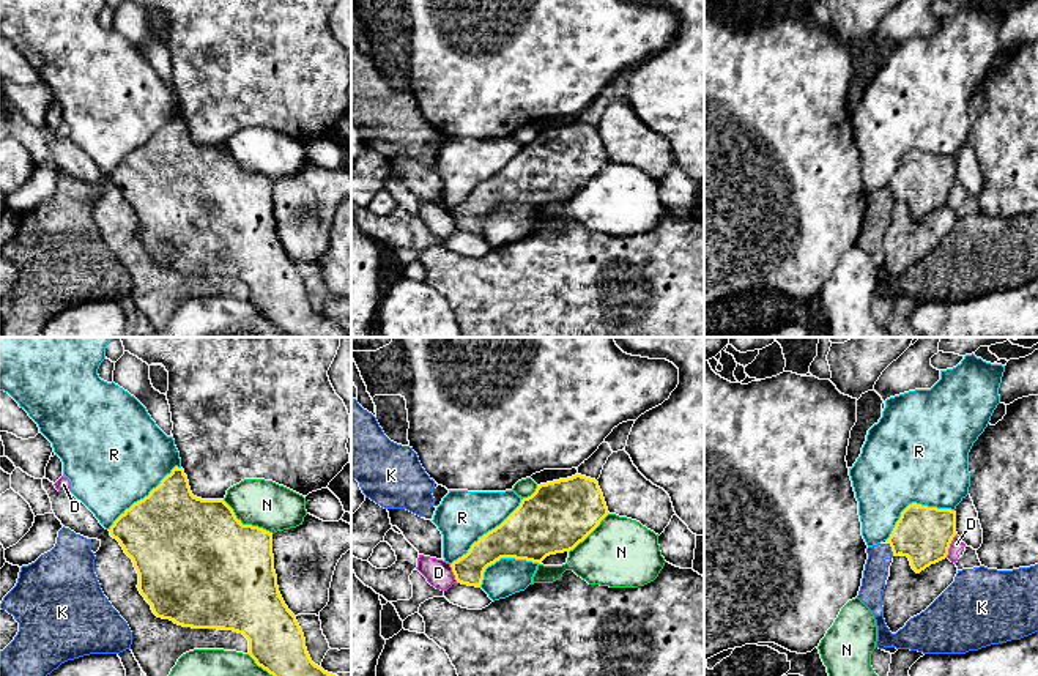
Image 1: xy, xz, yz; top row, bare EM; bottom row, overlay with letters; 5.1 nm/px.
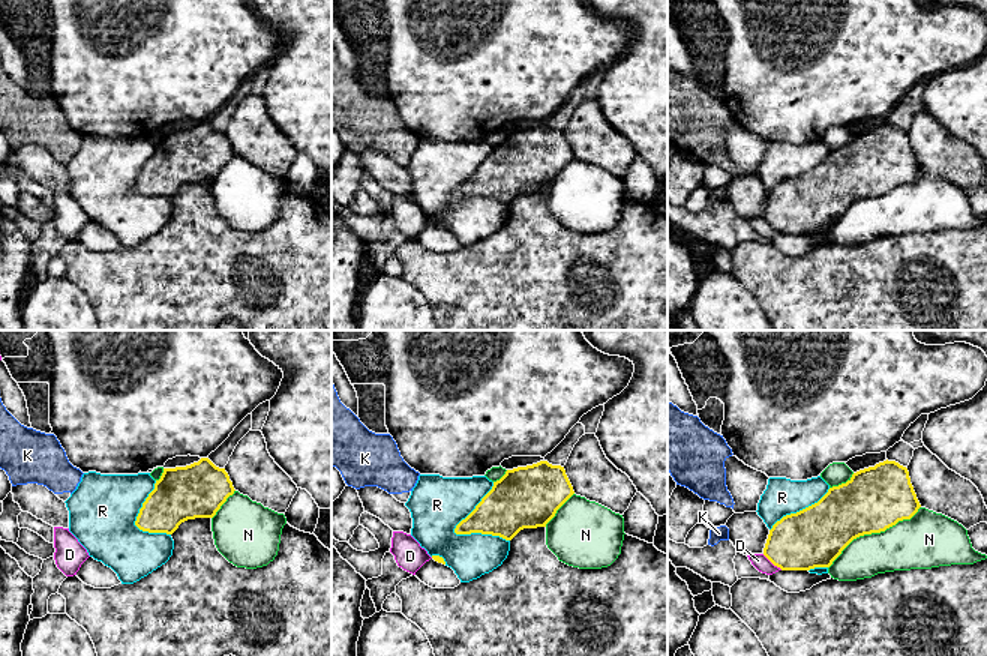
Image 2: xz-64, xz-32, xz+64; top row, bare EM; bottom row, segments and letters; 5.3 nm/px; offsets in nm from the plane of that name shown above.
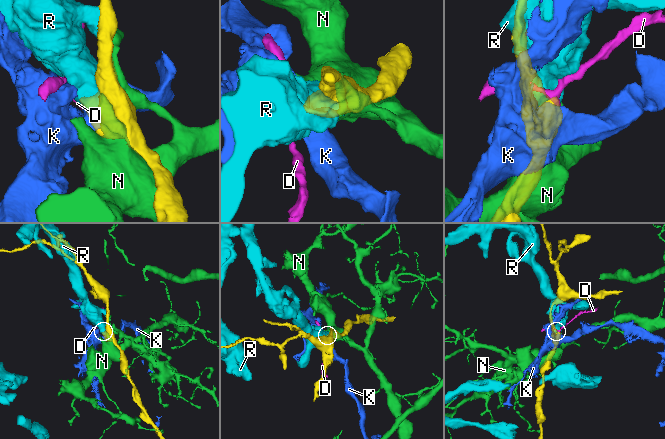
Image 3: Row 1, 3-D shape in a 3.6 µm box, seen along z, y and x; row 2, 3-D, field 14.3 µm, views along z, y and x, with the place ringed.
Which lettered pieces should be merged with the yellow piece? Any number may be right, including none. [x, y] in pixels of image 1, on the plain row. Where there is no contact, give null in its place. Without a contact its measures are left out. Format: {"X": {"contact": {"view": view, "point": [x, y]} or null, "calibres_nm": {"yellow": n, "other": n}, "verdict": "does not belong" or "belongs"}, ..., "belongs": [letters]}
{"D": {"contact": {"view": "yz", "point": [949, 193]}, "calibres_nm": {"yellow": 280, "other": 70}, "verdict": "does not belong"}, "K": {"contact": {"view": "yz", "point": [892, 196]}, "calibres_nm": {"yellow": 280, "other": 130}, "verdict": "does not belong"}, "N": {"contact": {"view": "xy", "point": [246, 172]}, "calibres_nm": {"yellow": 500, "other": 240}, "verdict": "does not belong"}, "R": {"contact": {"view": "xy", "point": [144, 145]}, "calibres_nm": {"yellow": 480, "other": 480}, "verdict": "does not belong"}, "belongs": []}

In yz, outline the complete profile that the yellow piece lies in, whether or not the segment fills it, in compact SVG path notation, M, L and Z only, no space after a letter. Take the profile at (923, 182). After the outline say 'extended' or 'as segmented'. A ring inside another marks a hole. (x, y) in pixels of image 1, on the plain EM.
M912 150L901 159L887 189L893 203L907 203L912 216L920 221L947 205L956 181L955 158Z | as segmented

